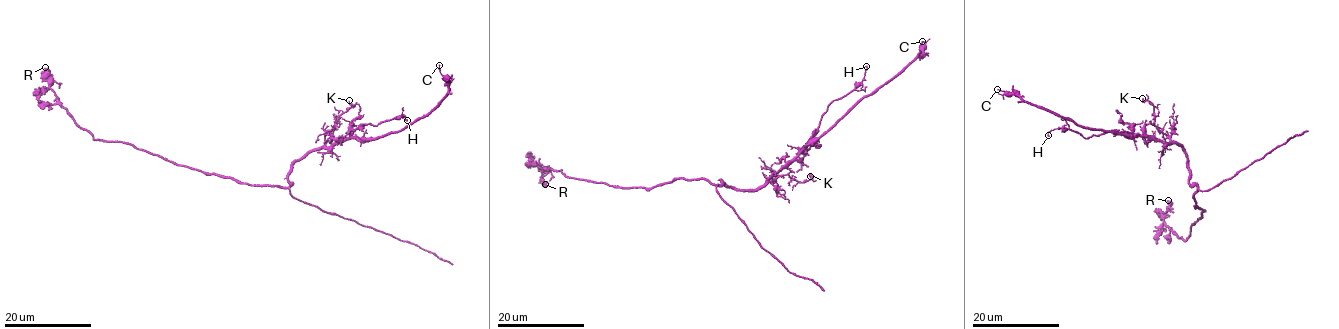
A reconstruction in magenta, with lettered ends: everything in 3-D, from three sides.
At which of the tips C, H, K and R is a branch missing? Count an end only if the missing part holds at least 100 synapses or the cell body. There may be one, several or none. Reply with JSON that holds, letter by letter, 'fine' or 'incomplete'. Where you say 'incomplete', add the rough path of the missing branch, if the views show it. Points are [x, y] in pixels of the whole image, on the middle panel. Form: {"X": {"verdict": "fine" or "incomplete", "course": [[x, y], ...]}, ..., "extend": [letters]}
{"C": {"verdict": "fine"}, "H": {"verdict": "fine"}, "K": {"verdict": "fine"}, "R": {"verdict": "fine"}, "extend": []}

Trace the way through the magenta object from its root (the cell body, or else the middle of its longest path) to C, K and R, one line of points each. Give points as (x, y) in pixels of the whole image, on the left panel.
C: (287, 187), (290, 167), (311, 151), (348, 137), (384, 137), (432, 112), (448, 89), (439, 65)
K: (287, 187), (290, 167), (323, 147), (337, 119), (352, 106), (349, 100)
R: (287, 187), (241, 184), (178, 165), (129, 144), (95, 139), (61, 105), (45, 79), (45, 67)

